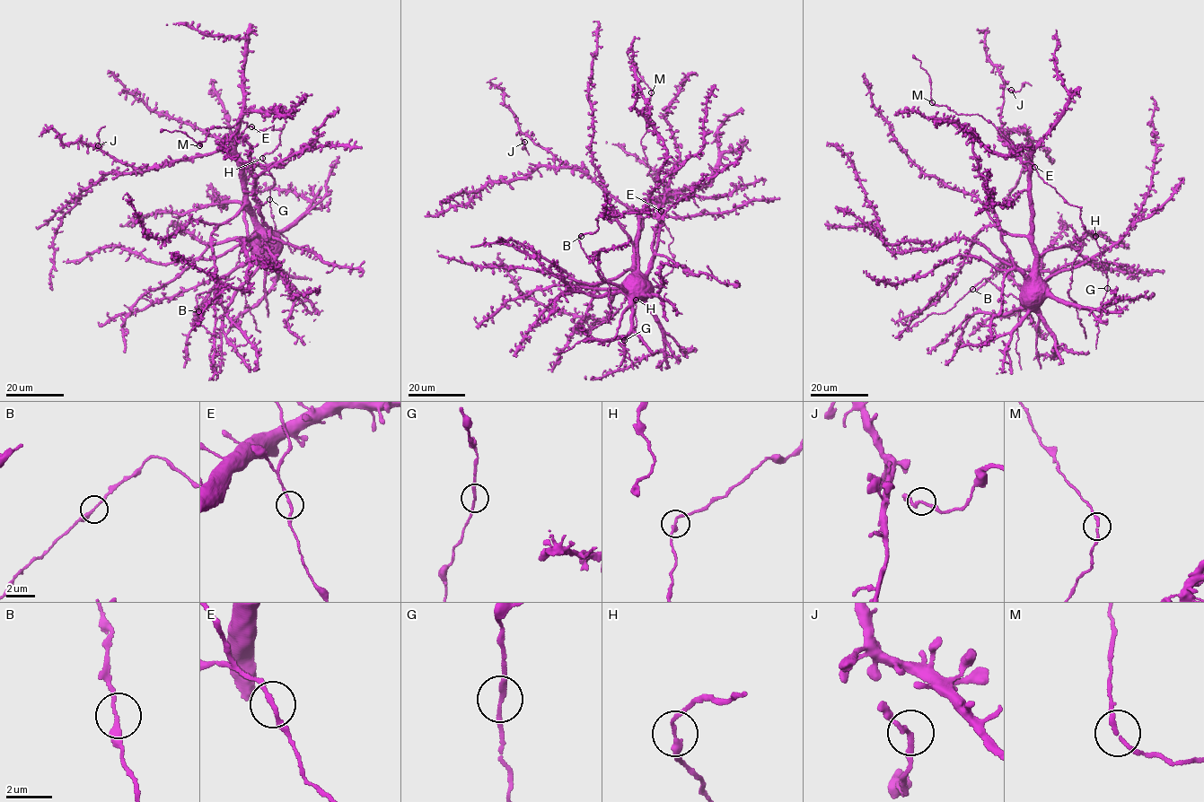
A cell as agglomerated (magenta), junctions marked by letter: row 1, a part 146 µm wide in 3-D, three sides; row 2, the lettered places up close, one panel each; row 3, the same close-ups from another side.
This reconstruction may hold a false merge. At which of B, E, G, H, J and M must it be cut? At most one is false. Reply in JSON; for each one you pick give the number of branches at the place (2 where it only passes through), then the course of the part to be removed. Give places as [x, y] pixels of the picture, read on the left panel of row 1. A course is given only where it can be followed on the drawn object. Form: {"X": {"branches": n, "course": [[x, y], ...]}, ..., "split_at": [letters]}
{"split_at": []}

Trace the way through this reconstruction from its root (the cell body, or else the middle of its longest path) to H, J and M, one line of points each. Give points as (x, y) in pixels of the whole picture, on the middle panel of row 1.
H: (634, 280), (641, 215), (654, 201), (673, 239), (668, 246), (674, 263), (659, 285), (636, 300)
J: (634, 280), (629, 277), (644, 225), (636, 211), (618, 201), (583, 172), (563, 165), (523, 134), (524, 142)
M: (634, 280), (641, 215), (661, 198), (641, 144), (651, 92)

